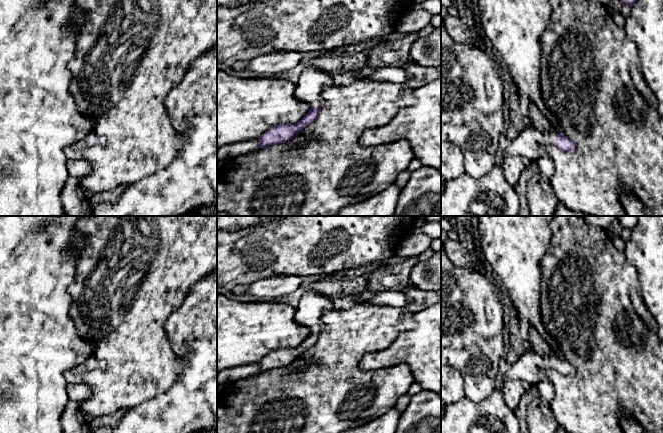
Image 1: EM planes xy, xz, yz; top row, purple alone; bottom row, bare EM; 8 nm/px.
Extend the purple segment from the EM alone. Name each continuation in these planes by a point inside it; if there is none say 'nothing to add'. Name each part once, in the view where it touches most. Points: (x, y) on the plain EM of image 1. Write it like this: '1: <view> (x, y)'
1: xy (74, 376)

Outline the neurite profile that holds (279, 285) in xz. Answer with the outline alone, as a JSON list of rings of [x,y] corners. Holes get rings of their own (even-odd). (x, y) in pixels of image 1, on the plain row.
[[[276,274],[249,284],[246,294],[269,298],[288,296],[297,291],[304,280],[303,276]]]

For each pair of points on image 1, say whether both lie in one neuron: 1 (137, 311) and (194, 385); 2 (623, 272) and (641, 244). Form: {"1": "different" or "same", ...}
{"1": "different", "2": "different"}

